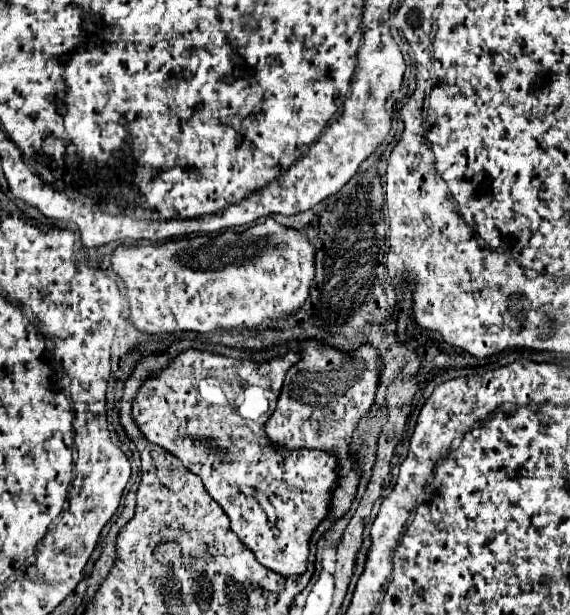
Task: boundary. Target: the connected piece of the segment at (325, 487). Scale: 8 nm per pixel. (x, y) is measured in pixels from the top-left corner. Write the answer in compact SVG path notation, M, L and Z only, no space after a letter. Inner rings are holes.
M190 348L190 350L180 352L180 354L174 358L174 362L170 362L170 364L168 364L166 368L162 368L158 374L146 378L146 380L142 382L142 386L138 388L138 394L136 394L134 402L132 402L132 418L134 418L136 426L140 428L140 432L142 432L152 444L162 446L164 450L168 450L170 454L174 454L176 458L180 458L182 464L184 464L190 472L194 472L194 474L198 474L198 476L202 478L202 484L204 484L206 492L220 504L220 508L222 508L222 510L226 512L226 516L230 518L232 532L254 552L256 560L258 560L262 566L266 566L268 570L272 570L272 572L276 572L276 574L280 574L280 576L300 576L300 574L306 572L308 552L310 552L310 550L308 550L308 544L310 544L312 532L314 532L314 528L328 516L328 510L330 510L330 504L332 504L332 492L340 486L340 482L338 482L338 472L336 472L336 468L338 468L338 456L336 456L334 452L322 452L322 450L280 450L280 446L274 446L274 444L268 440L266 432L264 432L264 424L266 424L266 420L272 416L272 412L260 416L258 420L244 420L244 418L238 414L238 398L240 398L240 394L244 392L244 388L246 388L248 384L258 384L258 386L262 384L262 388L266 390L268 400L272 402L272 408L274 408L274 402L276 402L276 398L280 396L280 390L282 390L286 372L288 372L288 368L294 366L298 360L300 360L300 354L298 354L298 352L288 352L286 356L270 358L270 360L264 360L264 362L256 362L256 360L238 360L238 358L228 358L228 356L222 356L222 354L214 354L214 352ZM202 380L212 380L212 382L214 382L214 388L212 388L214 392L200 394L200 382L202 382ZM194 434L202 434L202 436L194 442ZM266 506L272 508L272 524L270 524L270 518L268 518L268 514L266 514Z

